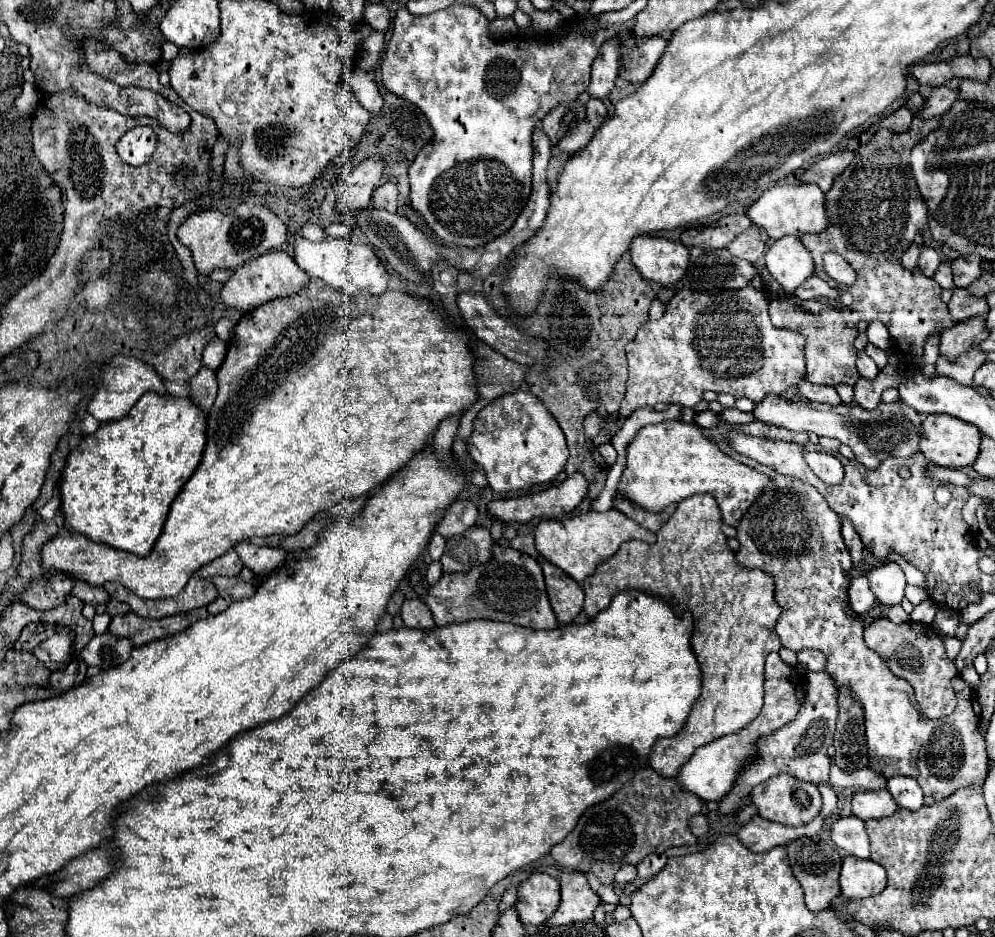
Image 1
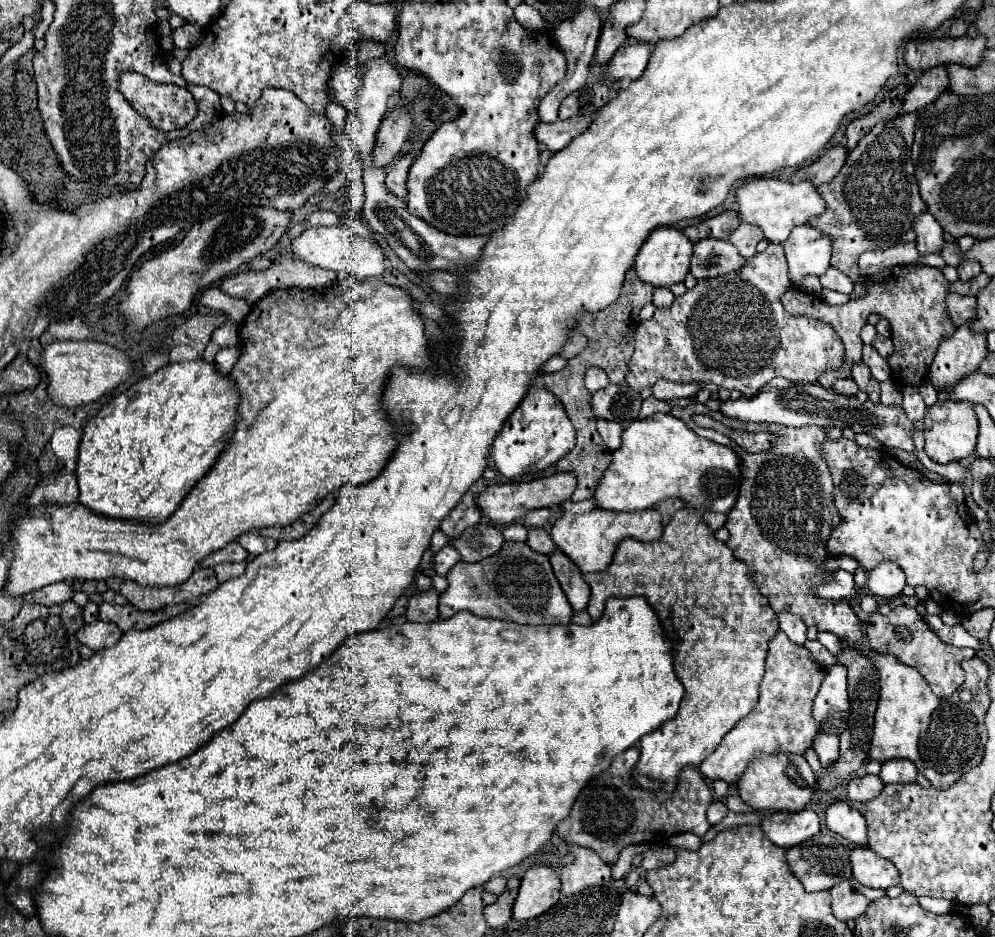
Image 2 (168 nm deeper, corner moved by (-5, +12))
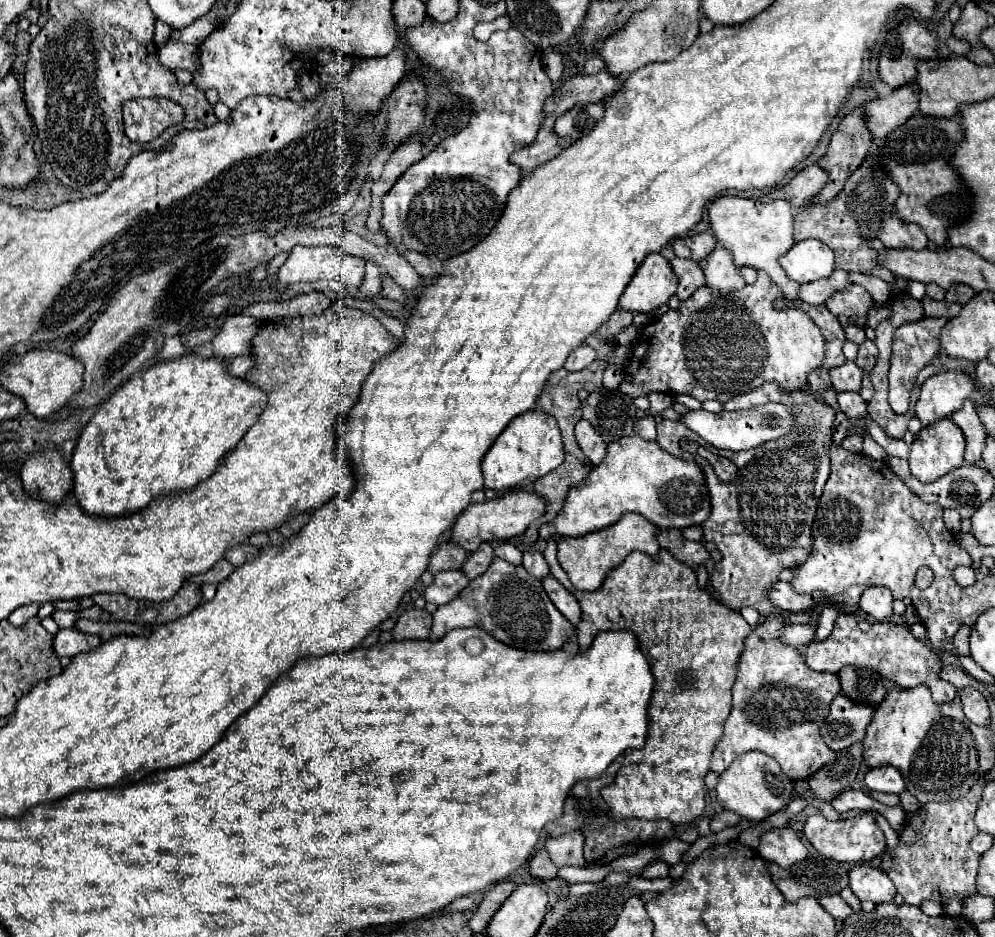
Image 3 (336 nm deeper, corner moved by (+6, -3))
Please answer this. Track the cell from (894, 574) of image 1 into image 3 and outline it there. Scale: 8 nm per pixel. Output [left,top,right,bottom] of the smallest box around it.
[858,587,892,621]

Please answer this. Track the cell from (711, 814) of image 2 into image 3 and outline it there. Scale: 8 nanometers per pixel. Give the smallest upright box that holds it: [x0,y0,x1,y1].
[710,811,740,833]

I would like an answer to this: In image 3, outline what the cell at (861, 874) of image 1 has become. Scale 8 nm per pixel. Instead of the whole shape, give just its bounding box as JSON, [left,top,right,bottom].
[848,865,896,905]

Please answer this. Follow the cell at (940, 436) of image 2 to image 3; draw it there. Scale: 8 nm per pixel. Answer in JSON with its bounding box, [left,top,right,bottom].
[908,417,966,483]

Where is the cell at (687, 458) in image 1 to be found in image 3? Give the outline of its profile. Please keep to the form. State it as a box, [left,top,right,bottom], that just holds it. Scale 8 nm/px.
[538,435,712,538]

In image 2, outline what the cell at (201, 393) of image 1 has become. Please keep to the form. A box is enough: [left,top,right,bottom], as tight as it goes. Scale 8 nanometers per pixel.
[215,346,241,374]

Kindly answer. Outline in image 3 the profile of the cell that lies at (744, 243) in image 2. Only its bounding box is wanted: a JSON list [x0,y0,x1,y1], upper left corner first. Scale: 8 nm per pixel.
[702,247,746,291]

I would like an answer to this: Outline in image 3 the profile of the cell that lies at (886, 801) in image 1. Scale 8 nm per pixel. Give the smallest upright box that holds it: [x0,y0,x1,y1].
[832,791,890,817]

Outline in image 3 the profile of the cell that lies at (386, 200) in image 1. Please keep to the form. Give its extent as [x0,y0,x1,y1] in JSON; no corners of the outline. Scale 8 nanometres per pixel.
[366,137,422,233]

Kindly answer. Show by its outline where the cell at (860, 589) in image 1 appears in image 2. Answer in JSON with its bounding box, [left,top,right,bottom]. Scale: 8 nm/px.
[811,570,857,600]

